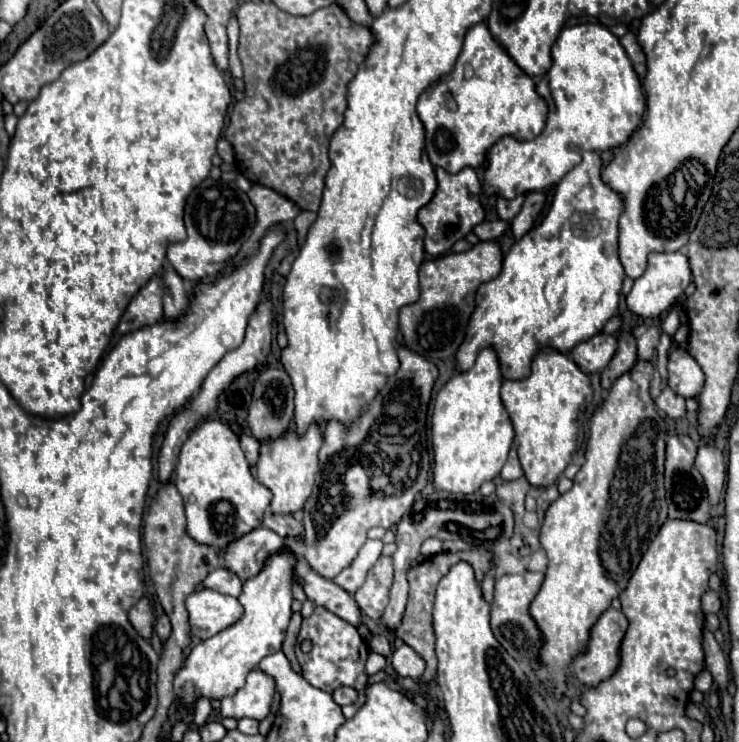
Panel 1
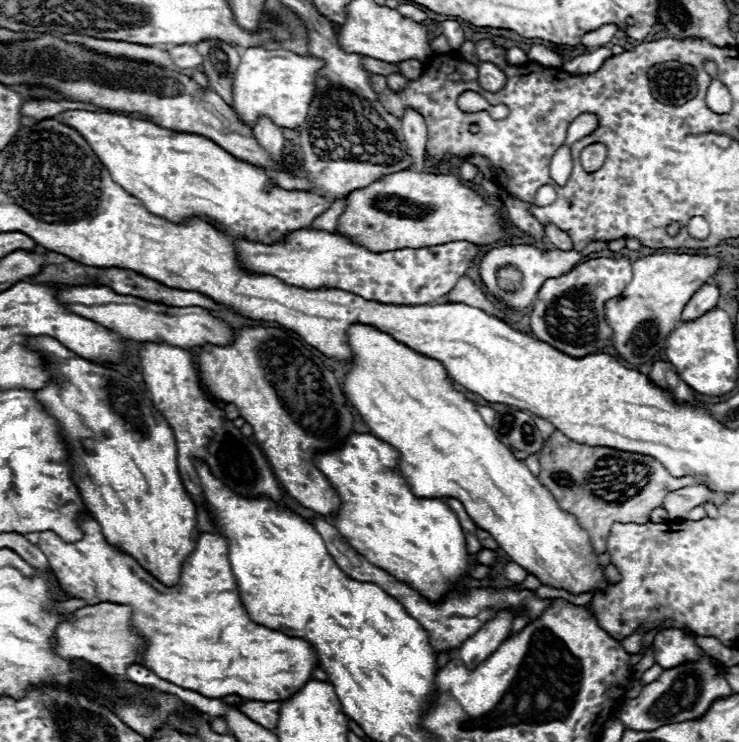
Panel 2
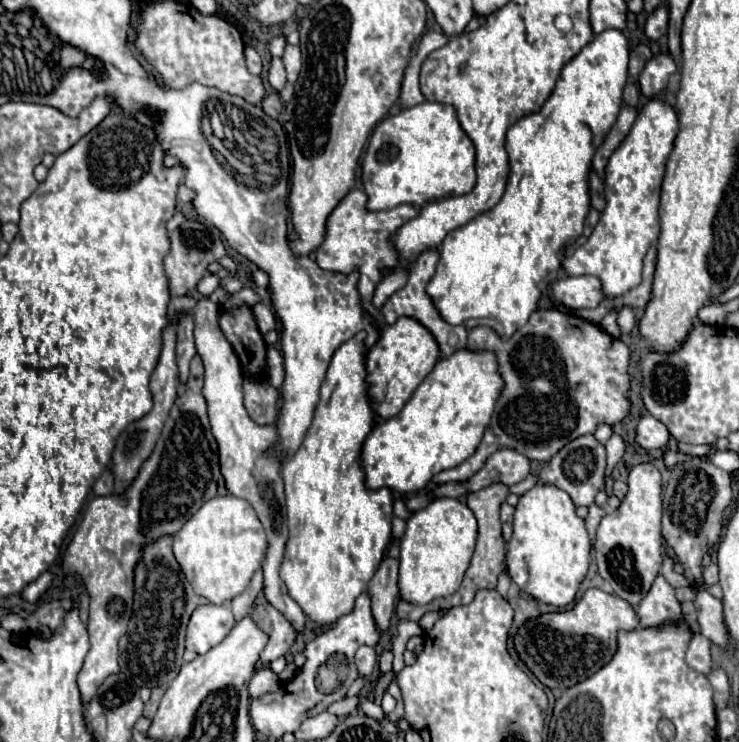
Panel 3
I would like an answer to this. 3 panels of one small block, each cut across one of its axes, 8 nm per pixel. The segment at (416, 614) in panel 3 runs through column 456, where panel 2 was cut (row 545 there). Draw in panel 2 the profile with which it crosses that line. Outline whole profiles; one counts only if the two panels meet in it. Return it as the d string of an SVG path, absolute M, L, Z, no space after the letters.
M554 430L554 434L544 442L538 462L540 484L544 484L558 506L572 514L588 532L594 554L606 552L606 538L614 522L646 524L650 520L650 512L662 506L668 492L692 486L692 478L672 478L654 458L606 446L576 444L558 430Z

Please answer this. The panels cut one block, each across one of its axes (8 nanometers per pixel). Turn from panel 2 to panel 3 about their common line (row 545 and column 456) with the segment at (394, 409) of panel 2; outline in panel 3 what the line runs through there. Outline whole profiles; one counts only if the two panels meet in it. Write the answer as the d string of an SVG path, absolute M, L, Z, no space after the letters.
M458 498L432 500L426 508L414 512L406 522L406 532L400 542L400 582L398 582L400 598L412 604L428 604L434 598L450 596L452 592L456 592L462 584L462 576L474 554L476 532L478 532L478 524L472 510Z

